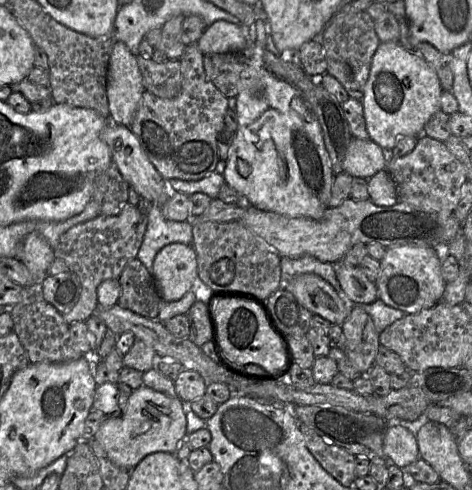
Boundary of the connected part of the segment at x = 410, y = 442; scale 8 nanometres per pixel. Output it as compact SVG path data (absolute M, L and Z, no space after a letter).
M401 425L389 426L383 441L389 464L405 468L420 458L415 431Z

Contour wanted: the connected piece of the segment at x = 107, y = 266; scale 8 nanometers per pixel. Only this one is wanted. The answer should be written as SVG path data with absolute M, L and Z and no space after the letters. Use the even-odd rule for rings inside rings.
M127 202L119 214L114 216L100 214L92 220L71 227L60 237L53 249L54 256L62 259L81 283L78 301L71 310L63 313L68 325L75 321L86 322L96 312L98 286L104 280L118 279L125 265L137 258L146 228L147 215L142 214L137 206Z

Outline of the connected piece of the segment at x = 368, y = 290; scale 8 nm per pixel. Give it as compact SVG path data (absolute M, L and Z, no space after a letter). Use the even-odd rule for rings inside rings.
M334 264L342 290L355 303L371 304L377 300L377 287L359 267Z

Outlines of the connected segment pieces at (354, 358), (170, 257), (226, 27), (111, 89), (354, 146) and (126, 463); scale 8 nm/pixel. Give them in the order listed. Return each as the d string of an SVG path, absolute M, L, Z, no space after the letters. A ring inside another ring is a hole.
M354 307L341 325L344 334L343 350L352 365L366 375L375 364L379 348L379 333L372 318L360 307Z
M171 243L163 247L154 259L152 276L162 300L181 299L199 277L193 245Z
M218 20L206 27L196 44L204 55L209 53L242 52L255 39L255 25L246 27L226 20Z
M115 42L107 72L109 121L130 127L145 90L136 56L124 42Z
M353 137L345 153L343 172L353 178L368 180L377 172L386 169L388 153L371 139Z
M146 386L133 390L119 417L107 418L94 438L115 465L132 470L144 457L156 452L175 454L180 441L187 437L184 402Z

